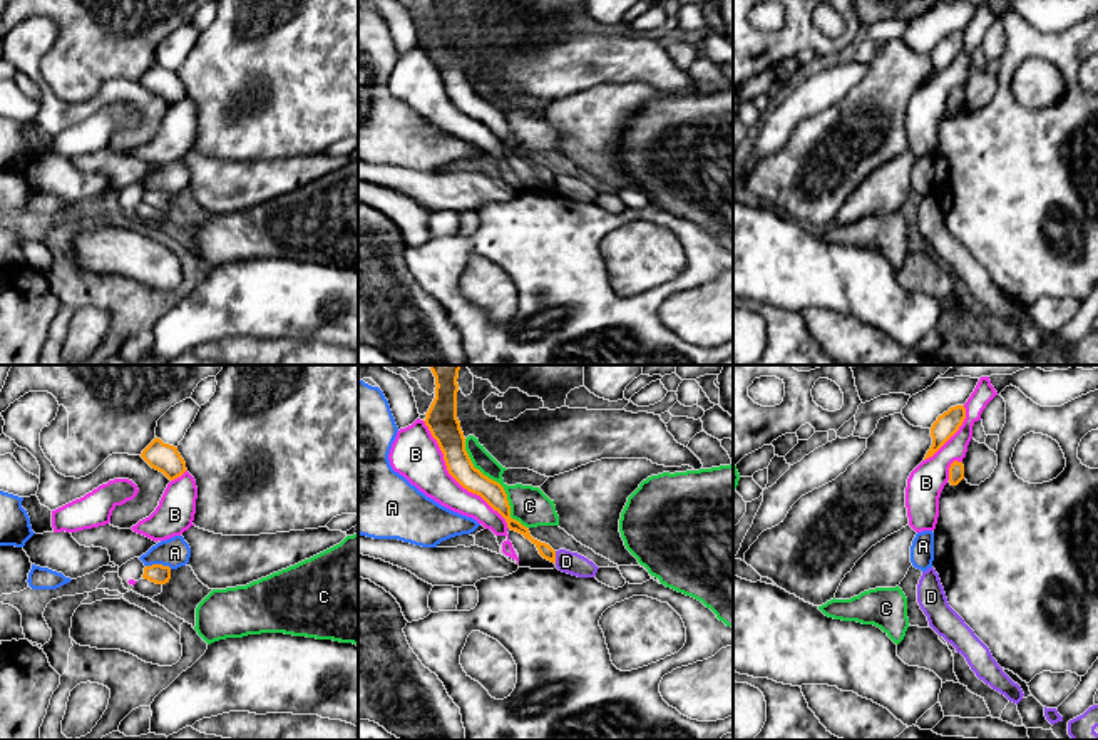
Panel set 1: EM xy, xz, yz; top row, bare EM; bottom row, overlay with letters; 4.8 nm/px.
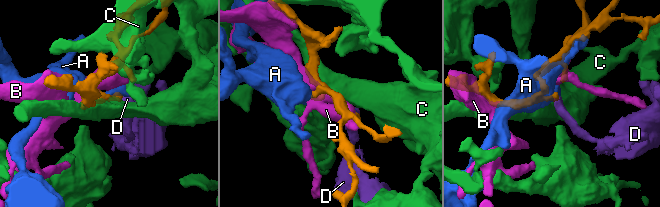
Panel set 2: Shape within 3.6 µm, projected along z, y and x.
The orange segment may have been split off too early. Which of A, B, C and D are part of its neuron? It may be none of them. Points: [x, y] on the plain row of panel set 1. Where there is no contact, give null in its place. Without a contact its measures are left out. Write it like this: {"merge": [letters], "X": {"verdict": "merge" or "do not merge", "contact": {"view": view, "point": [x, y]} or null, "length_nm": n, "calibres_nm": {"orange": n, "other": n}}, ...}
{"merge": [], "A": {"verdict": "do not merge", "contact": {"view": "xy", "point": [159, 190]}, "length_nm": 130, "calibres_nm": {"orange": 90, "other": 140}}, "B": {"verdict": "do not merge", "contact": {"view": "xz", "point": [456, 104]}, "length_nm": 650, "calibres_nm": {"orange": 140, "other": 240}}, "C": {"verdict": "do not merge", "contact": {"view": "xz", "point": [497, 107]}, "length_nm": 550, "calibres_nm": {"orange": 120, "other": 180}}, "D": {"verdict": "do not merge", "contact": {"view": "xz", "point": [554, 183]}, "length_nm": 60, "calibres_nm": {"orange": 70, "other": 110}}}

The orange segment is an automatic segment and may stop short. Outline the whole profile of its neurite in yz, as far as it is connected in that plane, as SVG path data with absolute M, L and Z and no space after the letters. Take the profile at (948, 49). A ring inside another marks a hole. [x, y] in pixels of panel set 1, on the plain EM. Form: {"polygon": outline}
{"polygon": "M964 30L951 32L947 37L937 42L931 52L932 70L927 75L924 85L932 82L959 55L964 44Z"}

